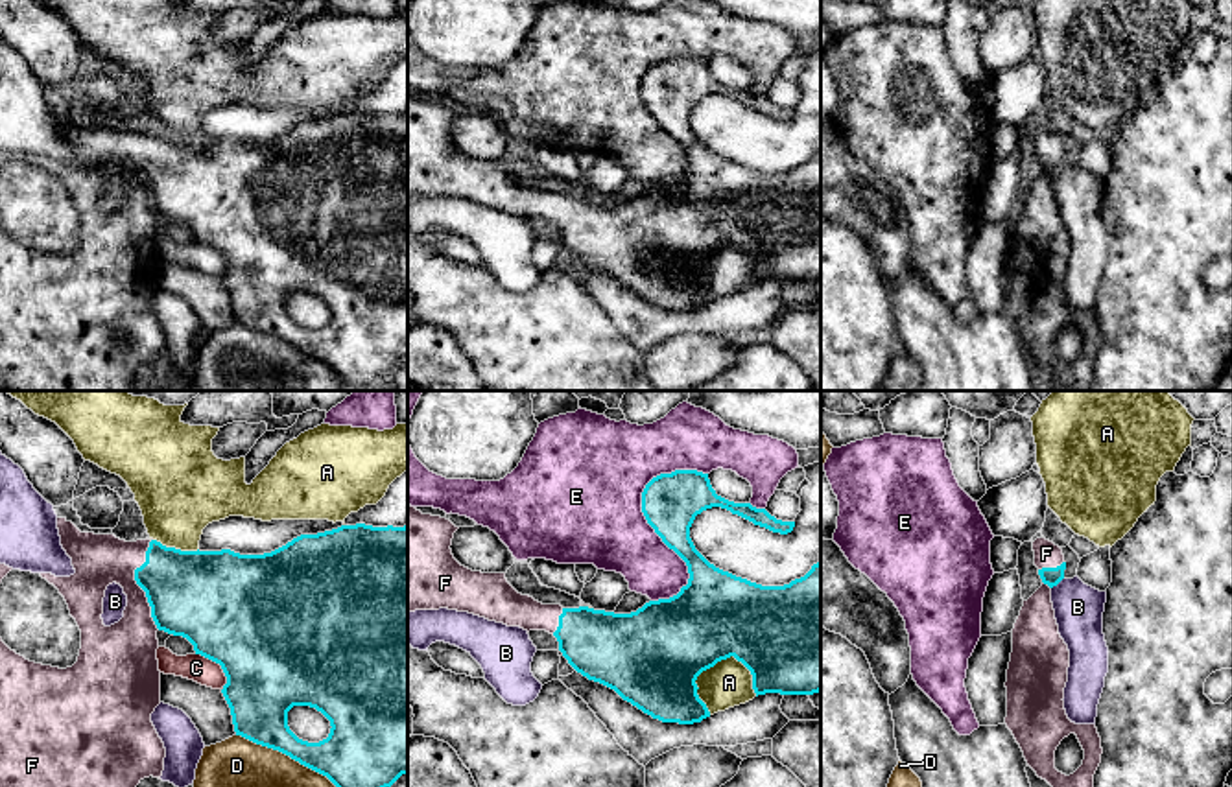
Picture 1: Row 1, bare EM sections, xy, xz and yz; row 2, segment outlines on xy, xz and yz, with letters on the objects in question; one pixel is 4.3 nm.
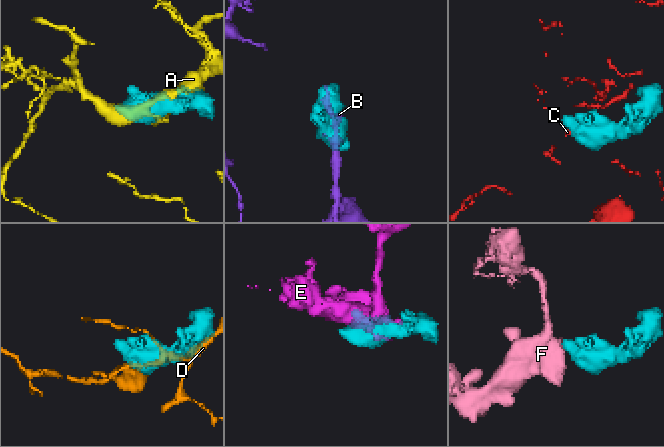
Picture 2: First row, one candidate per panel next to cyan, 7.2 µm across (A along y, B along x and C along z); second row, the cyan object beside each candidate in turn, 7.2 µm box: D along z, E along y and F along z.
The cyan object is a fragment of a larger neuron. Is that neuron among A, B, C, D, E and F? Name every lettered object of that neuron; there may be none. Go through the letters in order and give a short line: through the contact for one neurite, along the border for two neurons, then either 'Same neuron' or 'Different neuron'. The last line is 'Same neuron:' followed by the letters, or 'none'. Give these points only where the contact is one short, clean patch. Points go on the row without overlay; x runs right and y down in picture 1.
A: Different neuron
B: Different neuron
C: Different neuron
D: Different neuron
E: Different neuron
F: Line: xy (192, 181), (137, 170), (115, 148), (98, 146). Same neuron
Same neuron: F

